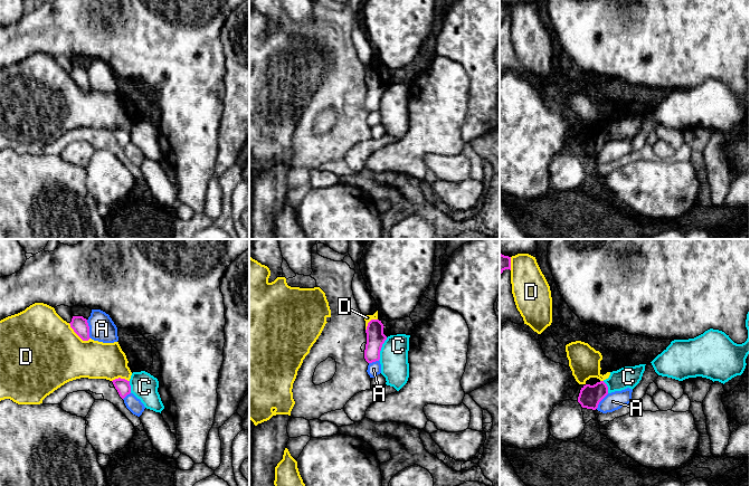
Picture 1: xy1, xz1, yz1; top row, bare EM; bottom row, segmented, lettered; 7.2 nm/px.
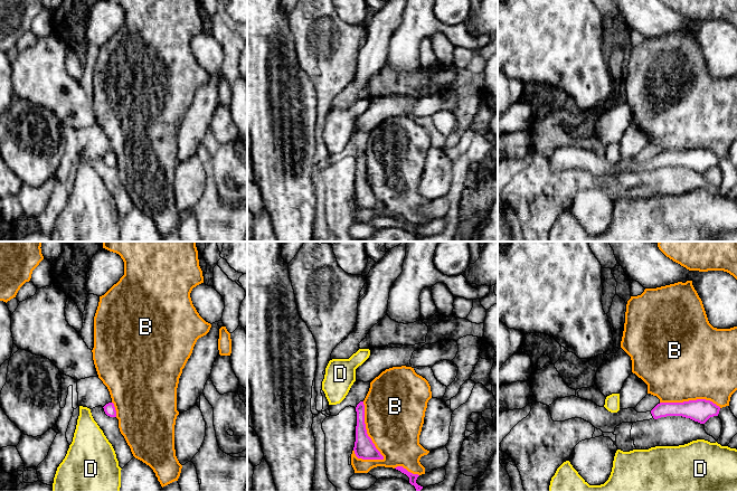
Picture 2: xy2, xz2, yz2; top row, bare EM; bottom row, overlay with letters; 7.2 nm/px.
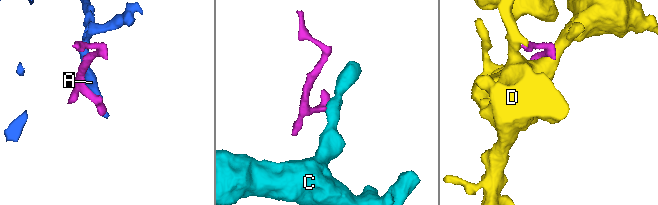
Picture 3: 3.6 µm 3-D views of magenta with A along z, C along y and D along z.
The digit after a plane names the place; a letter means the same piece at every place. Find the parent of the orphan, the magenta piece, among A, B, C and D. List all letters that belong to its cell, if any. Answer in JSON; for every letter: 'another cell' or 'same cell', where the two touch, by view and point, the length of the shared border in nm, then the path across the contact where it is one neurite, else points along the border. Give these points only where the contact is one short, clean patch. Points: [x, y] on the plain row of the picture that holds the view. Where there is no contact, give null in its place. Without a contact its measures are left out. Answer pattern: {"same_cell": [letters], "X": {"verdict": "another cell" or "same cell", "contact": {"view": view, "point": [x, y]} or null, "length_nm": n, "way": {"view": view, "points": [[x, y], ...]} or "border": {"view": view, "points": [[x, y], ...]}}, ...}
{"same_cell": [], "A": {"verdict": "another cell", "contact": {"view": "xy1", "point": [88, 78]}, "length_nm": 140}, "B": {"verdict": "another cell", "contact": {"view": "xz2", "point": [366, 180]}, "length_nm": 440}, "C": {"verdict": "another cell", "contact": {"view": "xz1", "point": [380, 98]}, "length_nm": 180, "border": {"view": "xz1", "points": [[387, 87], [378, 110]]}}, "D": {"verdict": "another cell", "contact": {"view": "xy1", "point": [78, 85]}, "length_nm": 200}}

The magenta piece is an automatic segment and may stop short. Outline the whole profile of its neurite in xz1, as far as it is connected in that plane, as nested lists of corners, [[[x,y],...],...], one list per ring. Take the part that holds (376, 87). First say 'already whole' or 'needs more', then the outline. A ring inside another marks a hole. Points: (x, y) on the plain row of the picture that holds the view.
already whole; [[[371,69],[368,73],[367,83],[367,94],[364,99],[364,108],[368,113],[372,113],[380,109],[380,101],[382,94],[387,89],[383,84],[383,74],[379,69]]]

